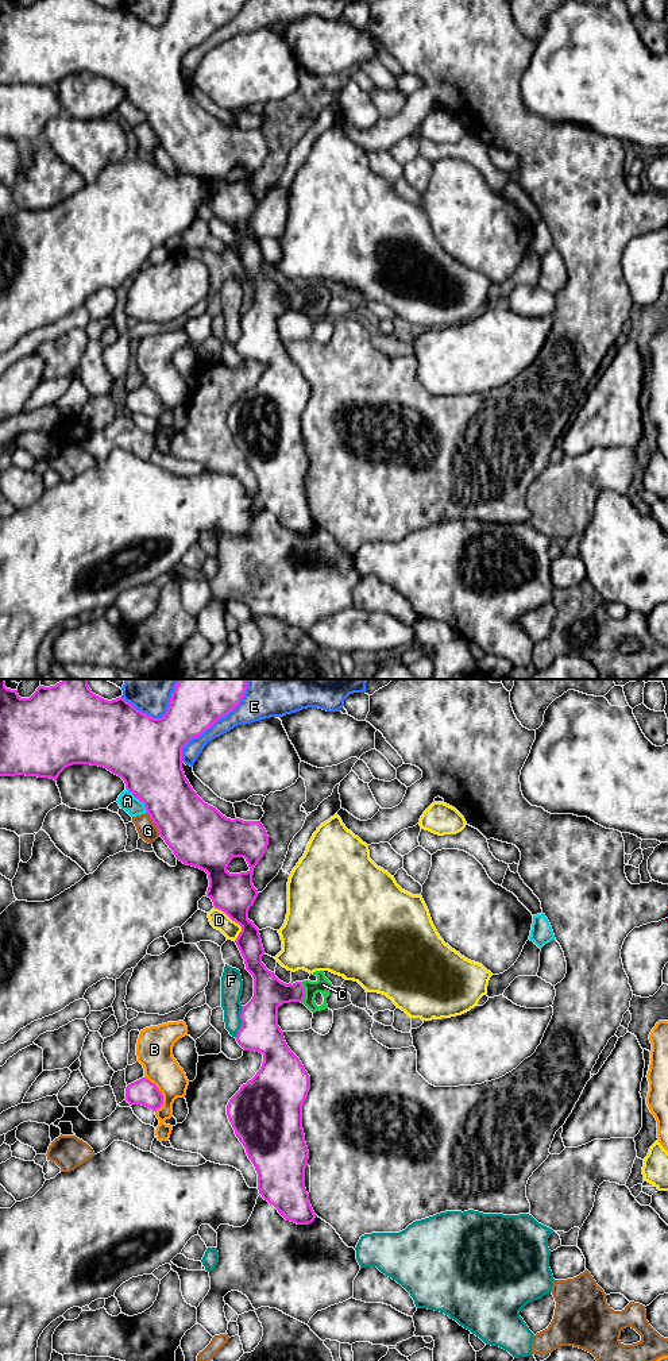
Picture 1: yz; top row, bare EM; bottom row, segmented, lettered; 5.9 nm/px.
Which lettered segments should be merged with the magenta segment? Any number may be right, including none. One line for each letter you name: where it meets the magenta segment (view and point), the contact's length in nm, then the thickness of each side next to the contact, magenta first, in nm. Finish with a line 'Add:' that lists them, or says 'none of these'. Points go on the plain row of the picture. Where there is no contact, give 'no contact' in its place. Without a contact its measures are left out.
C: yz (304, 301) | 130 nm | 190/90 nm
Add: C

